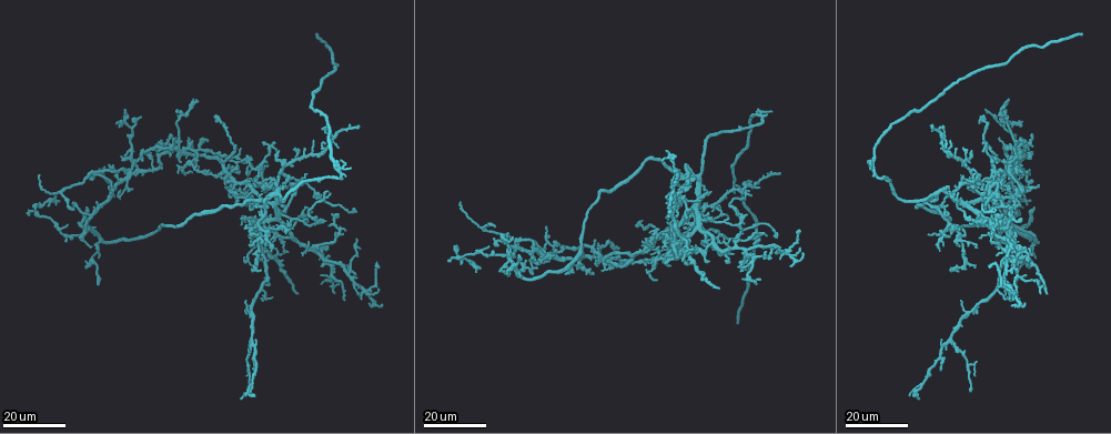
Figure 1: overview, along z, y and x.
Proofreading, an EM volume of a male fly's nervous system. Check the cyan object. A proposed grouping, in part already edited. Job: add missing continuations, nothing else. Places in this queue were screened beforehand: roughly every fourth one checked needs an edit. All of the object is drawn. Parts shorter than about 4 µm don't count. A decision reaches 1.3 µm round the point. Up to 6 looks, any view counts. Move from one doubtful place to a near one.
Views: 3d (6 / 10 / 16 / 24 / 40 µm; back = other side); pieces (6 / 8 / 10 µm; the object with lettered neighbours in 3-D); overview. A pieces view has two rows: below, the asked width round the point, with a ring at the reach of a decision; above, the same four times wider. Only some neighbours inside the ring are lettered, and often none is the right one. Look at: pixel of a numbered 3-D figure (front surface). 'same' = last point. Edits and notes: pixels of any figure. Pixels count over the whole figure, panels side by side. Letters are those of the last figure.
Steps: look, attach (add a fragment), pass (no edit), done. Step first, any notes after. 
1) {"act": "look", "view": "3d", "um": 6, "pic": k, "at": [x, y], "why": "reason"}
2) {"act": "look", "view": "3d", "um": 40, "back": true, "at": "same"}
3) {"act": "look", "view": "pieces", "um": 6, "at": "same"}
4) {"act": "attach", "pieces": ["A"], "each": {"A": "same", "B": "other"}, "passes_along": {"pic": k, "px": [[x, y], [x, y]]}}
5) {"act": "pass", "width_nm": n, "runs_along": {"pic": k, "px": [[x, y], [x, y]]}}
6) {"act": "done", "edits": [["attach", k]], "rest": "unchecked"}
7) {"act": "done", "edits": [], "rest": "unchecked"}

{"act": "look", "view": "3d", "um": 24, "pic": 1, "at": [261, 189], "why": "free end"}

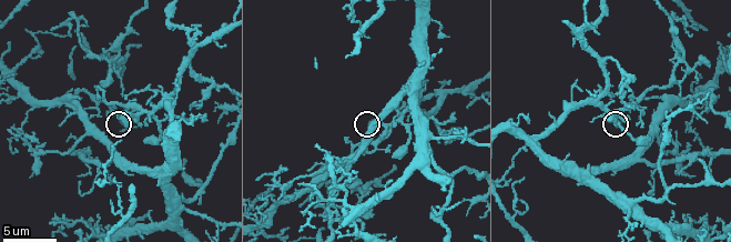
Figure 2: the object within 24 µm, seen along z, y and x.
{"act": "look", "view": "pieces", "um": 10, "pic": 2, "at": [127, 125]}

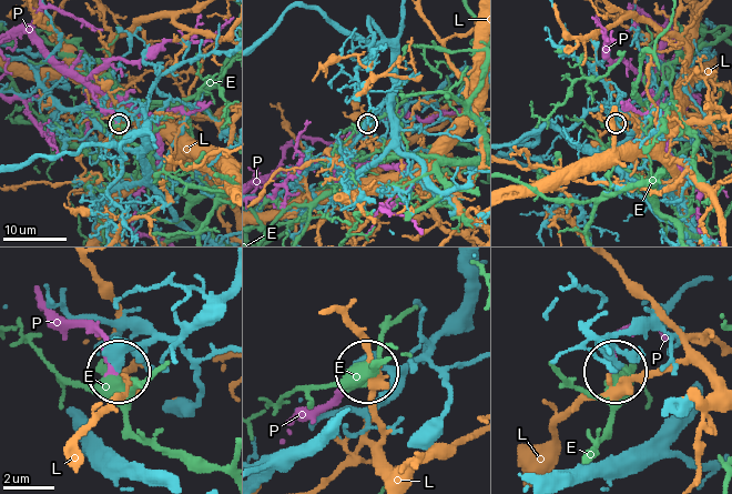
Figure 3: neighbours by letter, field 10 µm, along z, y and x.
{"act": "pass", "each": {"E": "other", "L": "other", "P": "other"}, "runs_along": {"pic": 3, "px": [[209, 315], [141, 343], [118, 371]]}, "found": "none of them fits"}

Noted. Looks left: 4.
{"act": "look", "view": "3d", "um": 16, "pic": 1, "at": [177, 167], "why": "free end"}

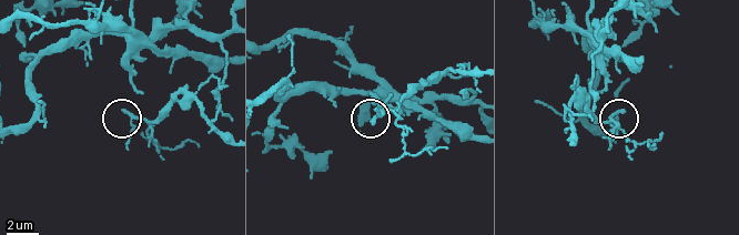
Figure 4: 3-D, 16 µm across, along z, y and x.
{"act": "look", "view": "pieces", "um": 6, "pic": 4, "at": [124, 110], "why": "what lies round it"}

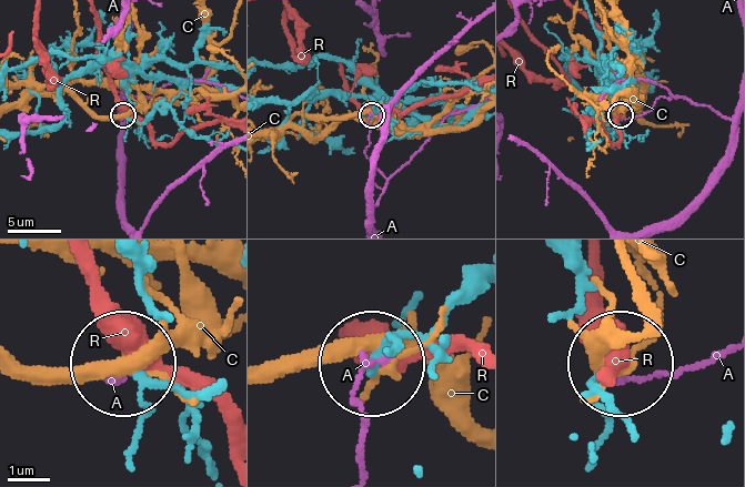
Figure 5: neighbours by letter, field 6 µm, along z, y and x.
{"act": "pass", "each": {"A": "other", "C": "other", "R": "other"}, "runs_along": {"pic": 5, "px": [[190, 393], [130, 368]]}, "found": "none of them fits"}

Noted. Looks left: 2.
{"act": "look", "view": "3d", "um": 16, "pic": 1, "at": [74, 209], "why": "free end"}

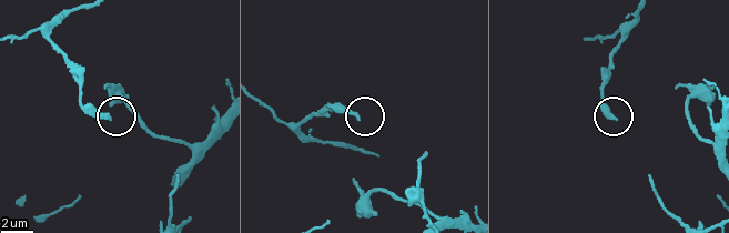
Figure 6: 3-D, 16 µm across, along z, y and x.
{"act": "look", "view": "pieces", "um": 10, "pic": 6, "at": [616, 117]}

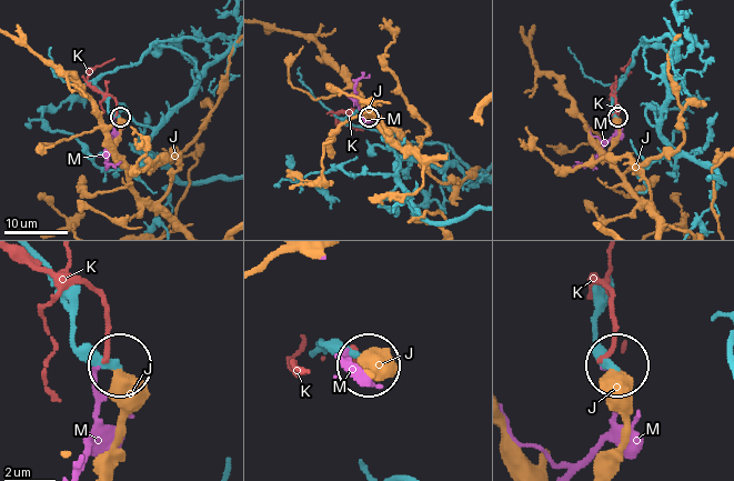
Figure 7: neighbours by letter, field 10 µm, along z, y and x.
{"act": "pass", "each": {"J": "other", "K": "other", "M": "other"}, "runs_along": {"pic": 7, "px": [[149, 50], [97, 81], [118, 116]]}, "found": "none of them fits"}

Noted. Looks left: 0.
{"act": "done", "edits": [], "rest": "unchecked"}

